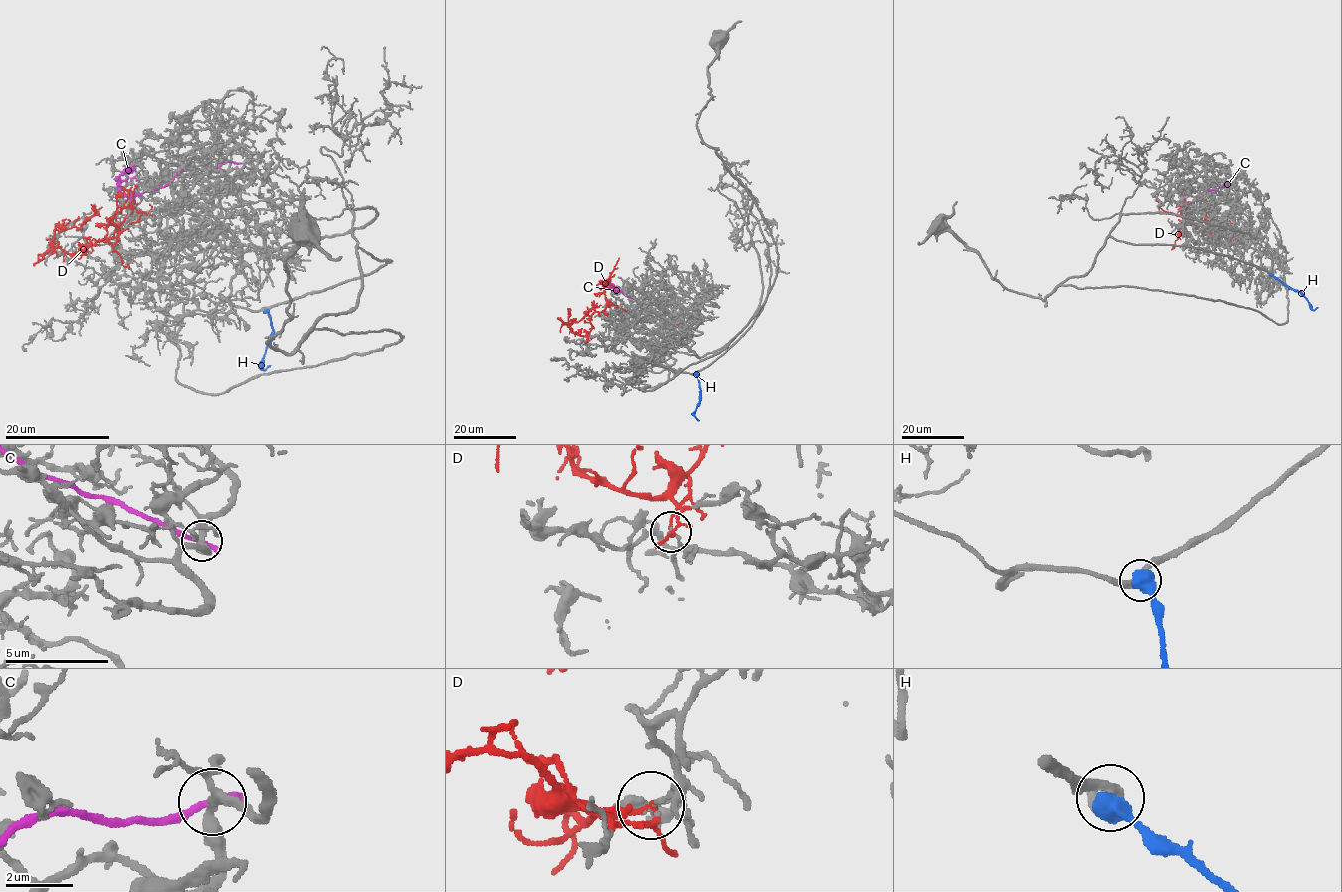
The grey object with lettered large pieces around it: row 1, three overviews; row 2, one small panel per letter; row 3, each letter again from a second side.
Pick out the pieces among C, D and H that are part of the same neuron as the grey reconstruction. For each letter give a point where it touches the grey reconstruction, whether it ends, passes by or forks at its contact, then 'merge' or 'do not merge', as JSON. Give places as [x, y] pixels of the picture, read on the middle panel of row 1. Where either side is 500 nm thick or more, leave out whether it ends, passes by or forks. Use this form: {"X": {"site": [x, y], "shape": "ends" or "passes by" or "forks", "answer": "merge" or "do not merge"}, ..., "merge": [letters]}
{"C": {"site": [688, 329], "shape": "ends", "answer": "do not merge"}, "D": {"site": [586, 341], "shape": "forks", "answer": "do not merge"}, "H": {"site": [696, 374], "answer": "do not merge"}, "merge": []}

